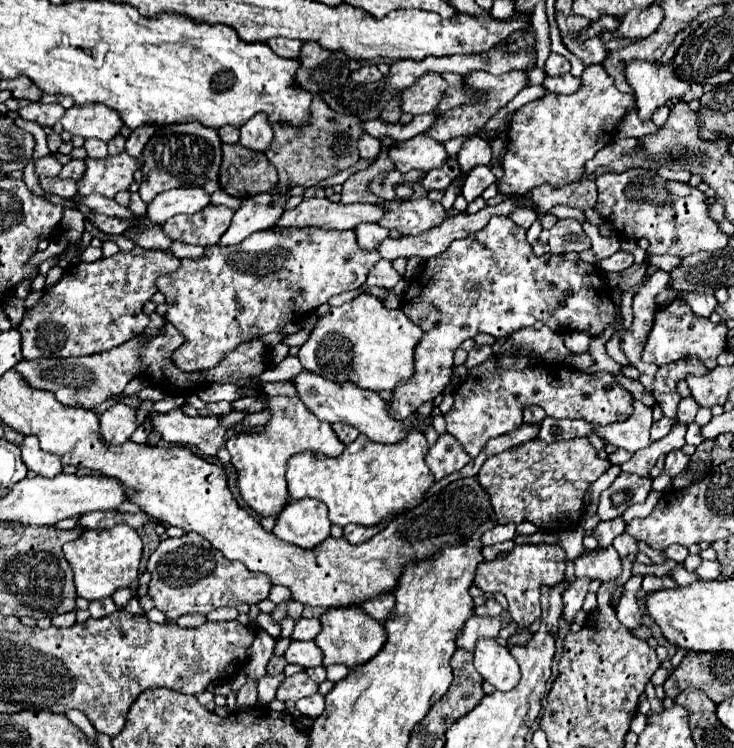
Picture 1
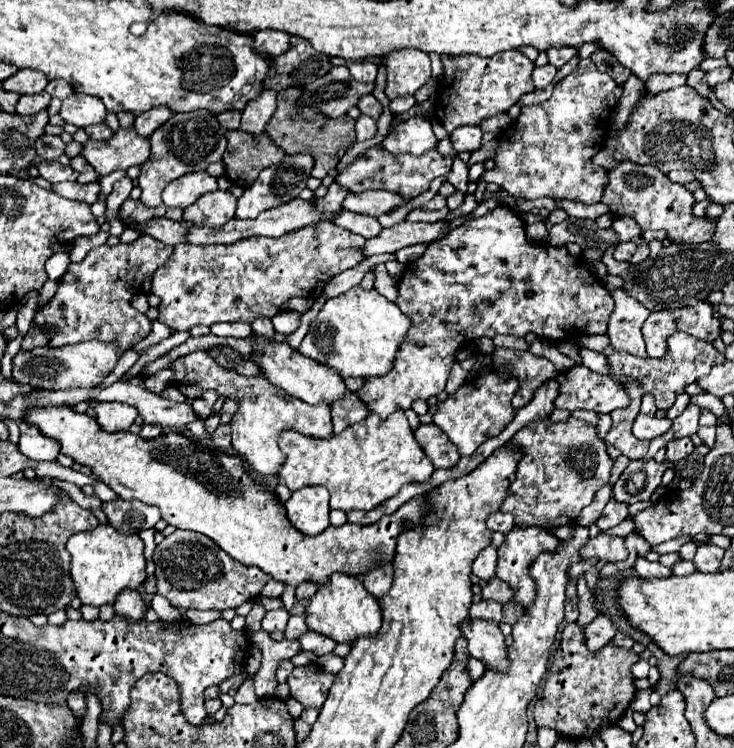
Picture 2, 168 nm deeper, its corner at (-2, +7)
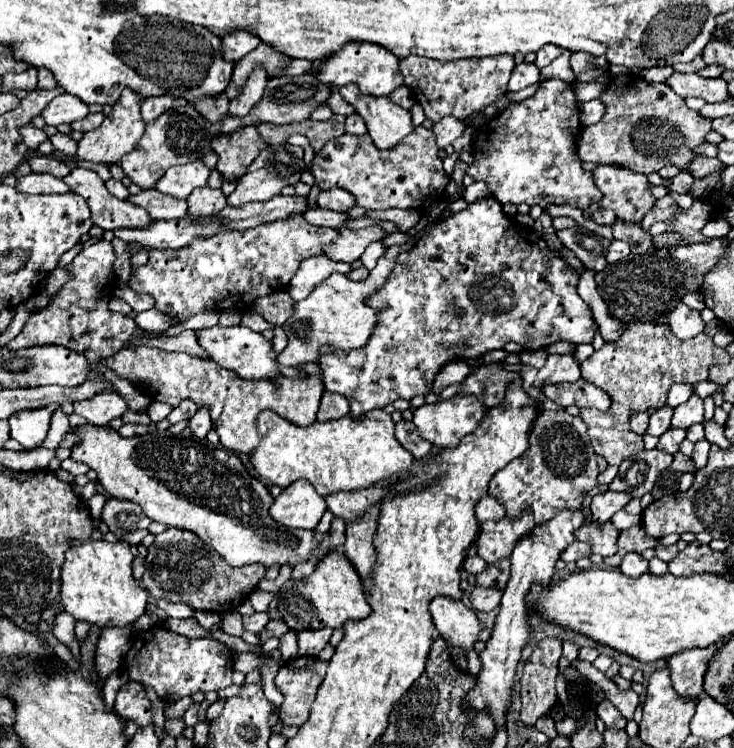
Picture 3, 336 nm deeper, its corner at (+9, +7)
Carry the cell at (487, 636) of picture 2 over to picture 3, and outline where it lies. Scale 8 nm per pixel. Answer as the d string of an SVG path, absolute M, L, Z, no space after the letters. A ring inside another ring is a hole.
M436 597L430 605L430 613L440 637L444 637L450 647L462 649L466 653L469 673L478 675L481 665L474 645L478 643L482 623L476 613L462 601L452 601L448 597Z

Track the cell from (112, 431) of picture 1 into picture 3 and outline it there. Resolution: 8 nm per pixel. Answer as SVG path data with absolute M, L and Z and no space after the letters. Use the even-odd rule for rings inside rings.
M98 393L88 401L74 403L74 413L92 425L108 425L112 419L122 417L126 409L126 401L118 393Z

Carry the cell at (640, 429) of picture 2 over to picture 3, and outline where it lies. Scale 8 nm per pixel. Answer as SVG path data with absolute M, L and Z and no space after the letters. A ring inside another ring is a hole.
M668 405L662 407L662 409L658 409L658 411L654 411L650 415L650 425L646 429L646 435L660 437L662 433L666 433L668 427L670 427L670 417L672 417L672 409Z

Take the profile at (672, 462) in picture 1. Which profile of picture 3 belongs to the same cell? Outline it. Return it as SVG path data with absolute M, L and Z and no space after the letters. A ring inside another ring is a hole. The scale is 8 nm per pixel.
M668 429L664 435L660 435L658 449L664 451L664 453L674 455L680 449L680 443L684 441L684 437L686 437L684 429Z

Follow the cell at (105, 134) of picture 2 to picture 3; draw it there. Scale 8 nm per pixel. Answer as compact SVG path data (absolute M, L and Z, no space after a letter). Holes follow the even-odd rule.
M90 113L88 117L84 117L80 121L74 121L72 123L72 129L74 131L80 131L80 133L88 133L88 131L100 127L102 121L104 121L104 113Z

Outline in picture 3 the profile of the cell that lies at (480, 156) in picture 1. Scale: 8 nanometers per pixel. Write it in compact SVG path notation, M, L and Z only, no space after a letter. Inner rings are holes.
M444 117L442 121L438 121L434 125L434 135L436 135L436 143L440 149L446 149L448 145L452 145L454 139L458 139L464 131L466 131L466 123L454 117Z

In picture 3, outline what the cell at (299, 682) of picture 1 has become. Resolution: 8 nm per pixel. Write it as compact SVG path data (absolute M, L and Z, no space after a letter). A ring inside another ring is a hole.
M294 657L286 661L274 683L284 695L282 721L284 725L302 725L308 719L310 705L326 675L326 665L318 657Z

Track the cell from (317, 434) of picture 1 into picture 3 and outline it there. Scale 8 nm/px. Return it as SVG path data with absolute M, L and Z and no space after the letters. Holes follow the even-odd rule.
M156 347L122 349L120 353L116 353L116 357L108 357L104 365L118 377L130 379L140 391L146 389L156 401L176 407L182 399L192 399L198 407L208 407L222 447L232 453L246 455L252 455L256 451L256 445L260 443L256 429L256 417L260 411L270 409L294 425L308 427L316 421L320 397L324 393L324 383L318 375L310 375L308 379L280 377L276 379L276 383L244 381L242 377L236 377L236 373L230 373L214 361L204 361L188 353L160 351Z

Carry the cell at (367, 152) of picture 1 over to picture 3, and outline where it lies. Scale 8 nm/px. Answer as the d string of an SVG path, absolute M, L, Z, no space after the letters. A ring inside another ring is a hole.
M354 113L354 115L350 115L350 117L346 119L346 133L348 133L348 135L364 135L364 133L366 133L364 119L362 119L358 113Z

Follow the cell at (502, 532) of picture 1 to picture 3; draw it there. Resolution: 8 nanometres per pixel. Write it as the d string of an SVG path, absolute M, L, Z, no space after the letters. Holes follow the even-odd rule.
M490 495L482 497L480 503L476 505L476 519L480 523L484 523L484 521L500 521L502 517L504 517L504 509Z

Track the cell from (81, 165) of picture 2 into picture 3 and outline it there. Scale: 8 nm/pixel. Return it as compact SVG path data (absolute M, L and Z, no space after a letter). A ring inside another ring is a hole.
M76 167L62 181L86 199L92 211L92 223L102 229L144 229L152 223L152 217L148 217L144 209L112 197L104 181L90 169Z

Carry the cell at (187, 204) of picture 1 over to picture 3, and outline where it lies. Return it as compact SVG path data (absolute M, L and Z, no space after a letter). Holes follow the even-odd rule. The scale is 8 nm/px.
M192 161L180 167L170 167L164 177L156 183L156 189L176 199L186 199L196 187L206 185L208 175L210 169L202 161Z

